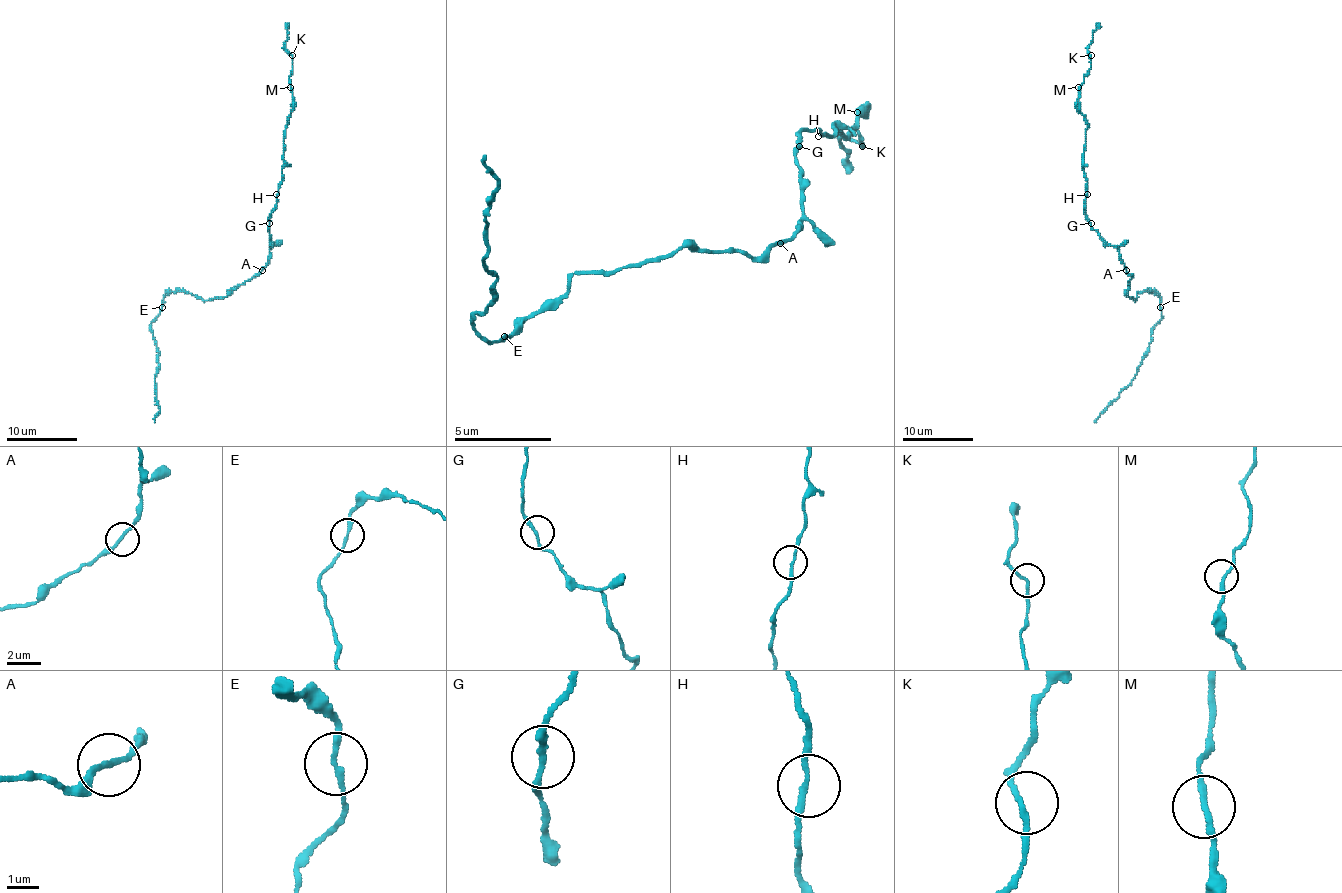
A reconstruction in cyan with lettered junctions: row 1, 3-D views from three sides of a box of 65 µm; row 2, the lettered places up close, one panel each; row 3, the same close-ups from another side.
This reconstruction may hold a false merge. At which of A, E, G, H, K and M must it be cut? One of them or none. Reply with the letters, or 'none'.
none

